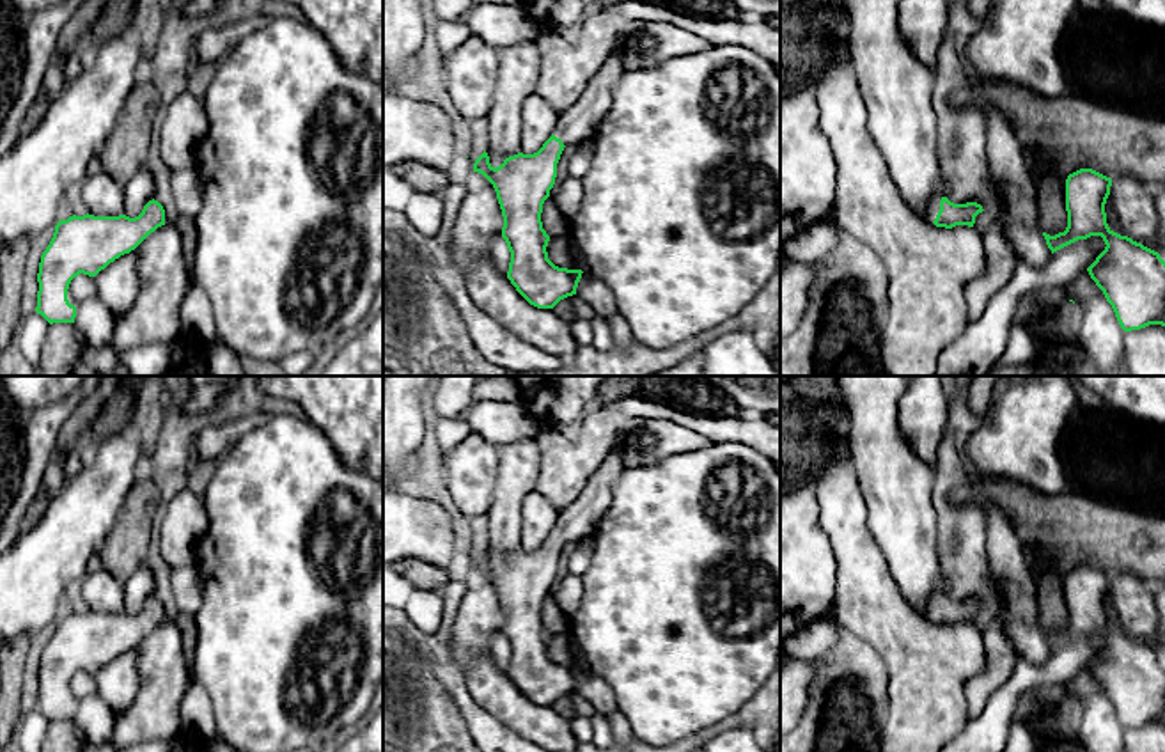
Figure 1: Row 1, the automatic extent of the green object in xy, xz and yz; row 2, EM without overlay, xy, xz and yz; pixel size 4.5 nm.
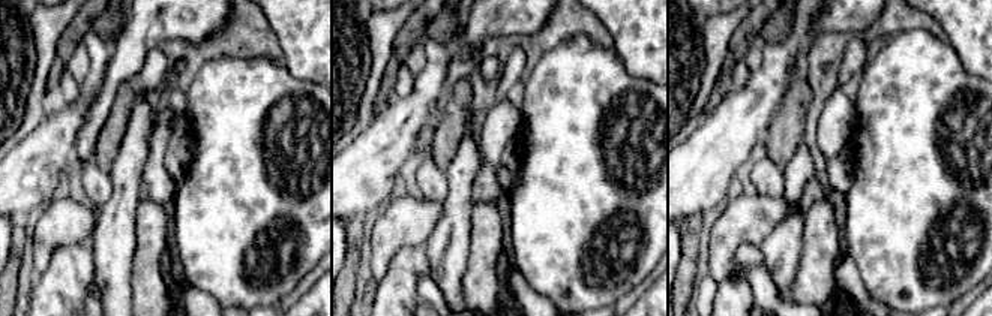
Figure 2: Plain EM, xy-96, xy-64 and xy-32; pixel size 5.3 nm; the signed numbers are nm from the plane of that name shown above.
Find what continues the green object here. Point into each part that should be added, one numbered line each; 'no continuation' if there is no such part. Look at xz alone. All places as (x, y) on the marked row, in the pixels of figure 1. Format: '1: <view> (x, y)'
1: xz (580, 121)

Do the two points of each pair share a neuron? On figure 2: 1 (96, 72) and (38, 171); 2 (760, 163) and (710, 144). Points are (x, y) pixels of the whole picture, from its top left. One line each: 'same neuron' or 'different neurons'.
1: same neuron
2: different neurons

